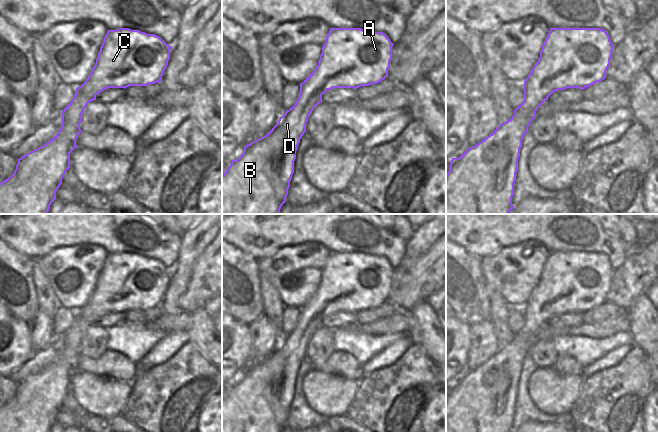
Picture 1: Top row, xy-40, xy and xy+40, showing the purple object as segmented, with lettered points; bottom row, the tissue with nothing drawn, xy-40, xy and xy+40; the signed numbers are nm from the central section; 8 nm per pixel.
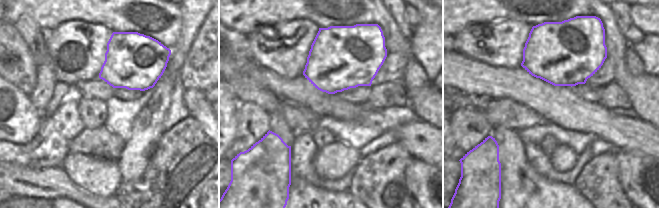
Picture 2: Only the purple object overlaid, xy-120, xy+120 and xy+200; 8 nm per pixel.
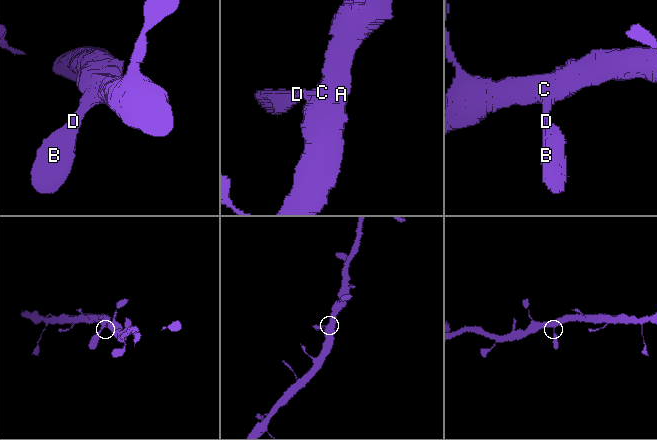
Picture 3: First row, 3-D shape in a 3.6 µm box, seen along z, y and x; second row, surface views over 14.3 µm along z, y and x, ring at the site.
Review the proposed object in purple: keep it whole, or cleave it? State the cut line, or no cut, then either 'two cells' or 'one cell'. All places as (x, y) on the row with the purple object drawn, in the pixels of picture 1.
no cut; one cell

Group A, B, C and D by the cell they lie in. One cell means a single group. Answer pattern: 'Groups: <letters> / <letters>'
Groups: A B C D

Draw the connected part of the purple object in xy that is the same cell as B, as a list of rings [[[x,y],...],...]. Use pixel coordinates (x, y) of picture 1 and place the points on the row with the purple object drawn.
[[[330,28],[318,65],[300,84],[296,103],[265,136],[246,145],[242,155],[232,160],[222,174],[222,214],[279,214],[288,195],[300,139],[306,132],[308,117],[322,102],[322,95],[333,88],[356,90],[384,80],[388,76],[393,45],[383,32]]]

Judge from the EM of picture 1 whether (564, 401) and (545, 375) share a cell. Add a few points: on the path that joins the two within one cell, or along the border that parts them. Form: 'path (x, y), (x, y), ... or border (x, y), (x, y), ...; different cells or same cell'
path (558, 395), (545, 381); same cell

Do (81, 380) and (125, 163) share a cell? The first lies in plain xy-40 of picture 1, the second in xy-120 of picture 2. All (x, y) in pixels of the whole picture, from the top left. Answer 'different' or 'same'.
different

